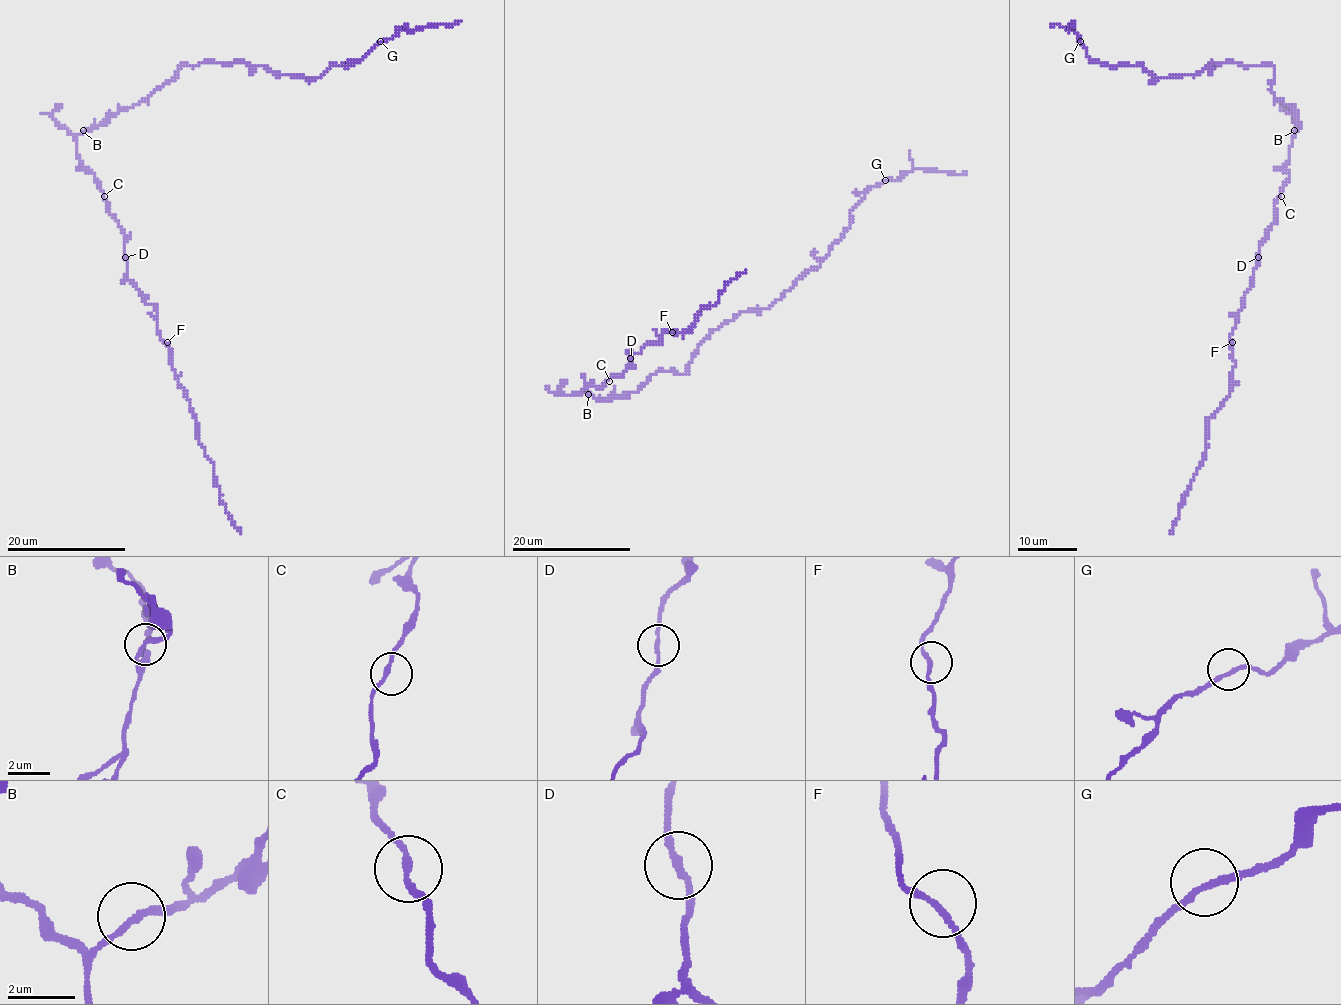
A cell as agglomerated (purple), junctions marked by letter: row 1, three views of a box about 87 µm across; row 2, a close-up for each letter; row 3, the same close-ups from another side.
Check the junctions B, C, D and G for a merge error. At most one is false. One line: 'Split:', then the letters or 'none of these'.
Split: none of these

